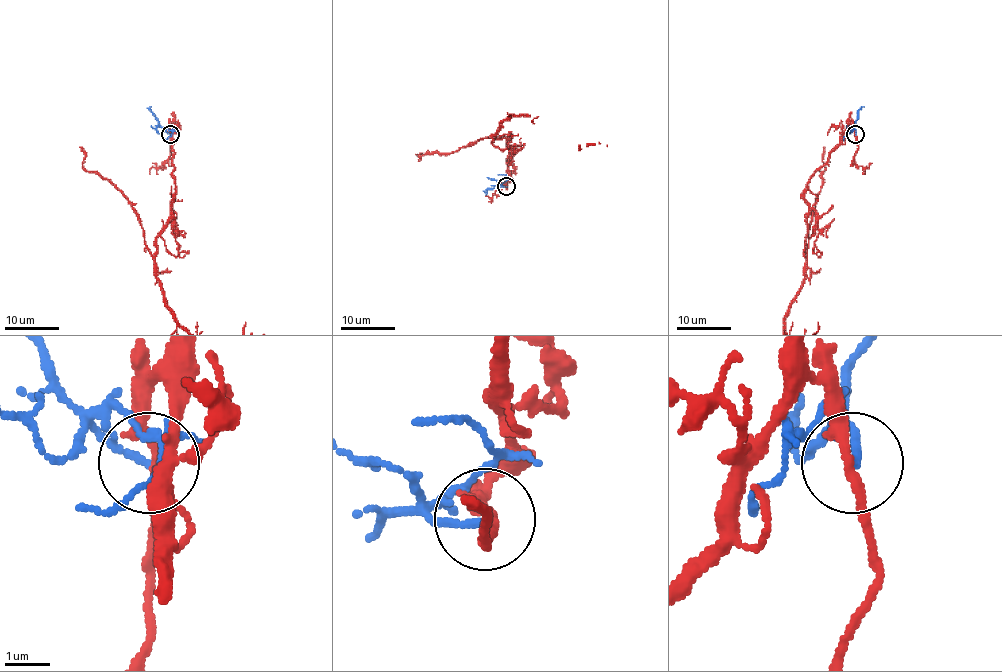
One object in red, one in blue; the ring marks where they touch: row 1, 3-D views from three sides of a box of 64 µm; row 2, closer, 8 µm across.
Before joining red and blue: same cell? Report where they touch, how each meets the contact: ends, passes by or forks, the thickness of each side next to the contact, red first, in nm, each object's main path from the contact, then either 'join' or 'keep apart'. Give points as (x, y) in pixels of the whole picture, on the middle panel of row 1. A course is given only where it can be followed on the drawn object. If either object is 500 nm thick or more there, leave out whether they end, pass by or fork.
place (506, 186); red passes by; blue ends; calibres 200 and 160 nm; course blue (506, 187), (495, 185), (488, 188), (486, 195); keep apart

